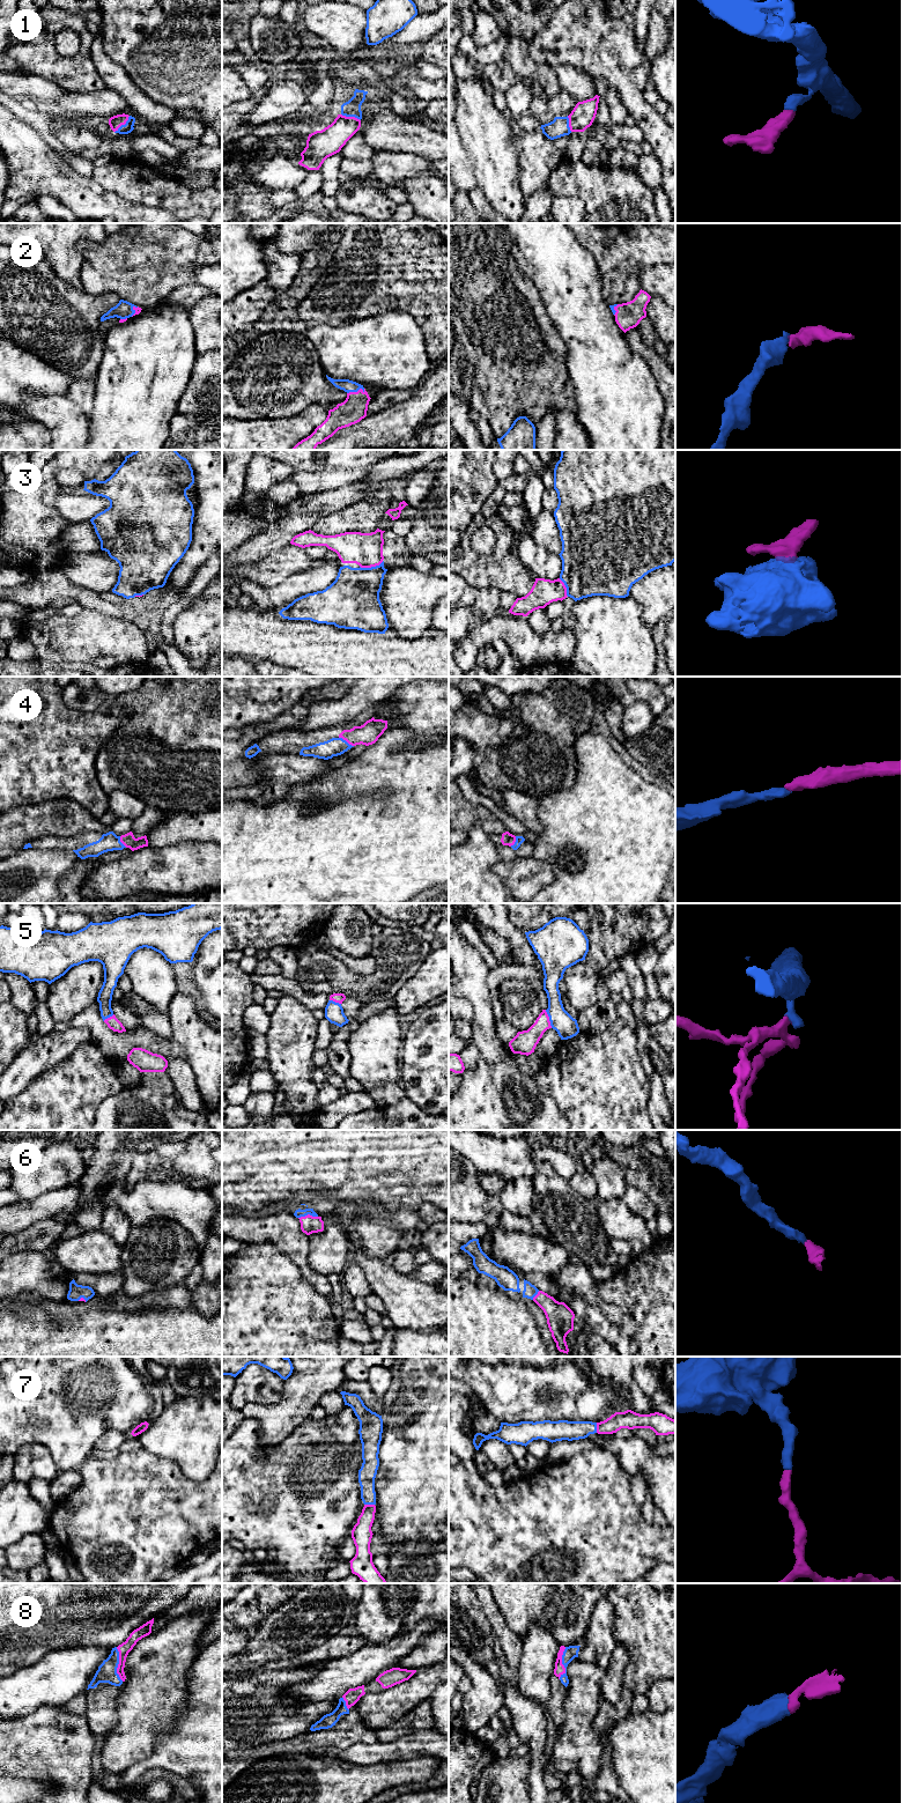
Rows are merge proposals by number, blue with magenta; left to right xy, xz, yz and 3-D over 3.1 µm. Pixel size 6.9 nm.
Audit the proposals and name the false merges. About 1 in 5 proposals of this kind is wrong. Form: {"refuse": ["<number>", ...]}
{"refuse": []}

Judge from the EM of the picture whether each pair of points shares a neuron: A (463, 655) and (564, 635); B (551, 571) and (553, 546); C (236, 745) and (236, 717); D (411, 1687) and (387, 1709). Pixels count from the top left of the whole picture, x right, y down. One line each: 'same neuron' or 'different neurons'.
A: same neuron
B: different neurons
C: different neurons
D: same neuron

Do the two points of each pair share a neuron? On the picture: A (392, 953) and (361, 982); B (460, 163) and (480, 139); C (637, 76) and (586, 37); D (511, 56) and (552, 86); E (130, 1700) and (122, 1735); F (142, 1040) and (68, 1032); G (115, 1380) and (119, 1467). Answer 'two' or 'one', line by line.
A: one
B: two
C: two
D: one
E: one
F: two
G: two

